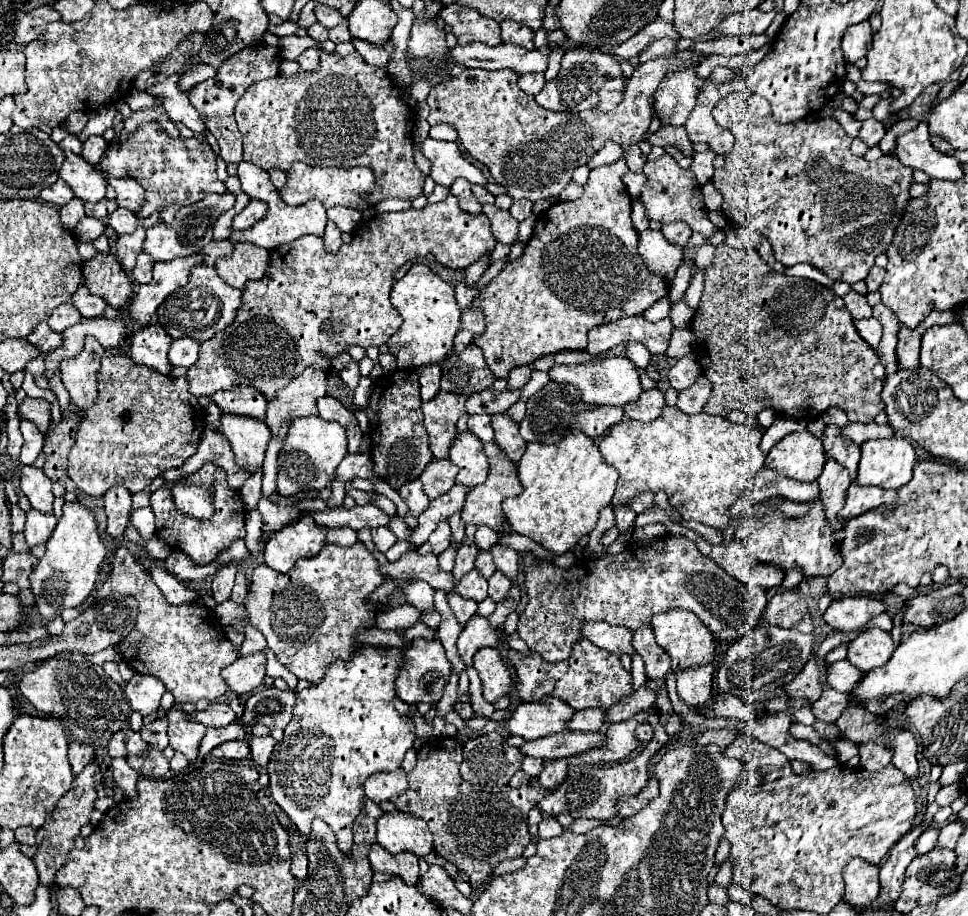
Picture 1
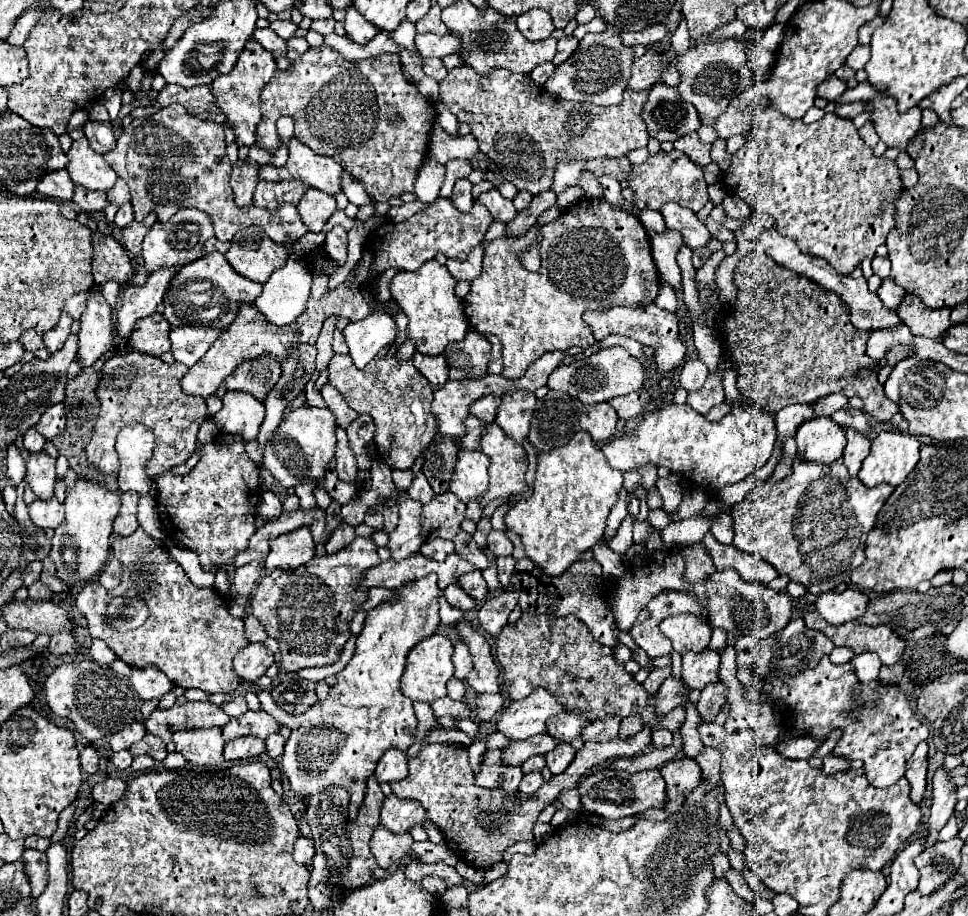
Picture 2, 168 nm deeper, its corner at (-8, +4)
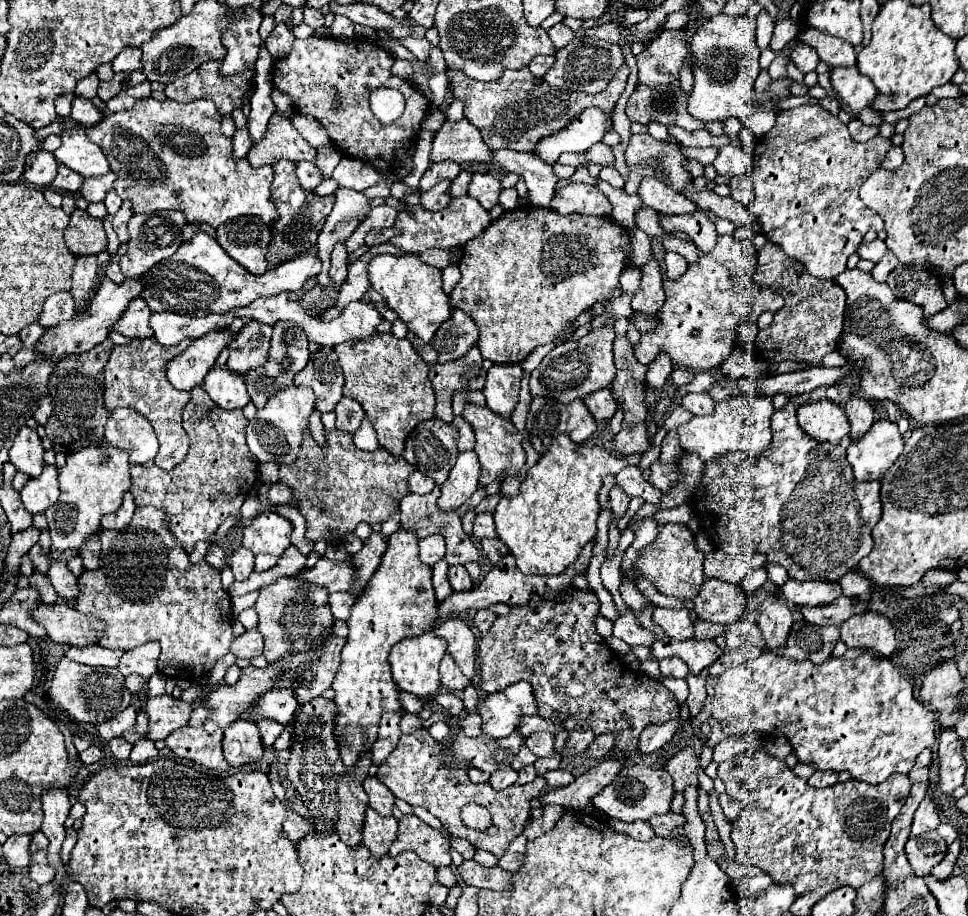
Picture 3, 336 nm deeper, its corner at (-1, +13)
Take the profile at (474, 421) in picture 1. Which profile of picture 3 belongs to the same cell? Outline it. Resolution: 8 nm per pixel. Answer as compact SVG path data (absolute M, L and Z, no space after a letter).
M455 417L453 423L455 423L455 427L459 429L457 449L459 449L459 451L469 451L469 449L473 449L473 445L475 445L475 435L473 435L471 425L469 425L463 417Z

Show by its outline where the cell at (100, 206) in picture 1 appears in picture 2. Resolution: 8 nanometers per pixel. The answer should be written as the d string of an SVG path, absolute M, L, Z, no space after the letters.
M76 186L72 202L76 202L76 206L78 206L82 212L86 212L86 214L90 214L90 212L102 212L102 210L108 206L106 192L86 190L84 186Z

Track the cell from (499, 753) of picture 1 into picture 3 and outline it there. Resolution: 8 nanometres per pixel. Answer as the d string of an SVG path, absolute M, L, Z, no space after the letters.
M511 767L509 769L501 769L501 771L495 771L491 773L489 777L489 785L493 789L507 789L509 785L513 785L517 779L517 771L513 771Z

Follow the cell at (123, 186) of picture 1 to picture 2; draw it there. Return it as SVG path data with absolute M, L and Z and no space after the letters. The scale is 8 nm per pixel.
M118 178L116 184L106 194L110 198L110 204L122 206L124 202L130 202L130 192L128 192L128 186L126 186L126 182L122 178Z

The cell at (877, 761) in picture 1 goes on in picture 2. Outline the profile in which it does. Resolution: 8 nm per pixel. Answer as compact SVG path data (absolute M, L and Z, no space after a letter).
M828 656L798 676L784 678L772 684L760 684L746 688L746 698L754 704L766 702L766 694L782 698L786 708L794 712L792 726L810 728L810 736L828 736L832 728L842 728L844 734L838 740L834 754L850 760L860 758L864 762L866 778L876 788L886 788L904 776L906 762L910 760L918 742L928 738L928 726L910 710L906 696L898 686L882 686L878 680L860 686L852 666L832 664Z

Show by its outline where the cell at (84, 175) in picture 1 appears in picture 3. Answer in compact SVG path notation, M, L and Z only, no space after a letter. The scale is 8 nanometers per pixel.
M67 129L61 133L61 147L53 153L55 159L83 177L97 177L109 171L109 161L101 147L89 141L83 129Z

